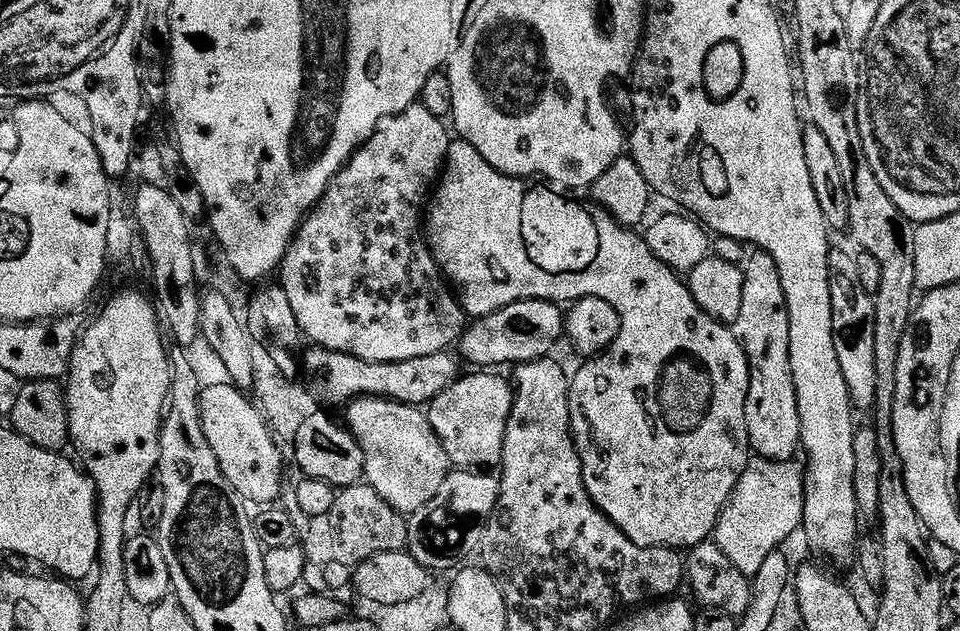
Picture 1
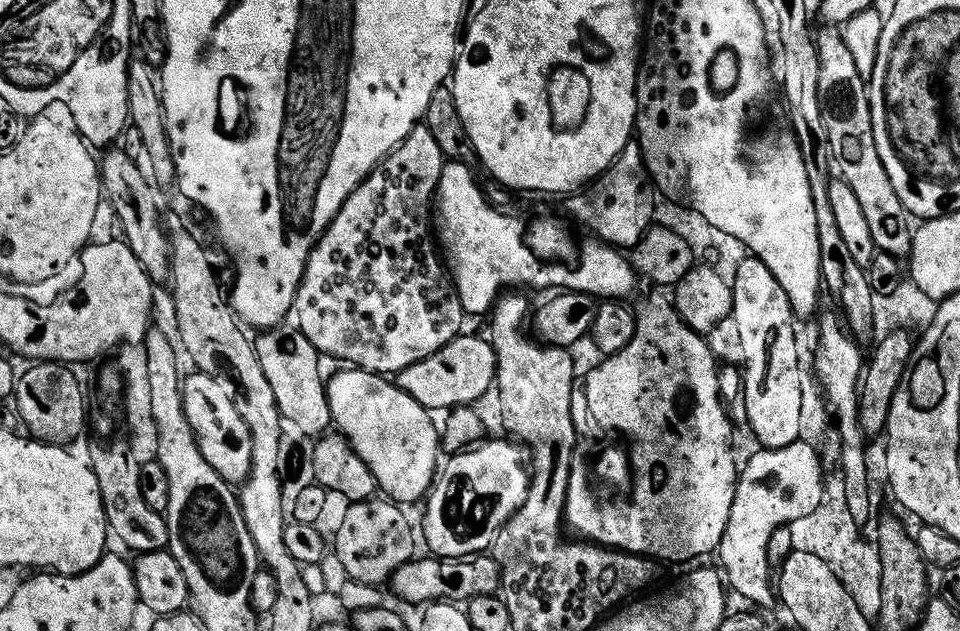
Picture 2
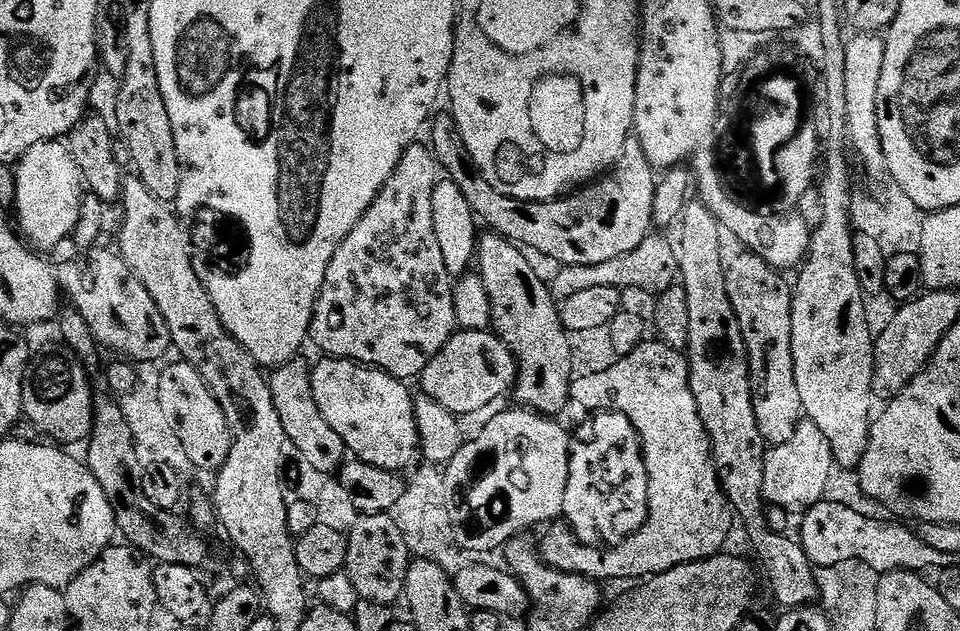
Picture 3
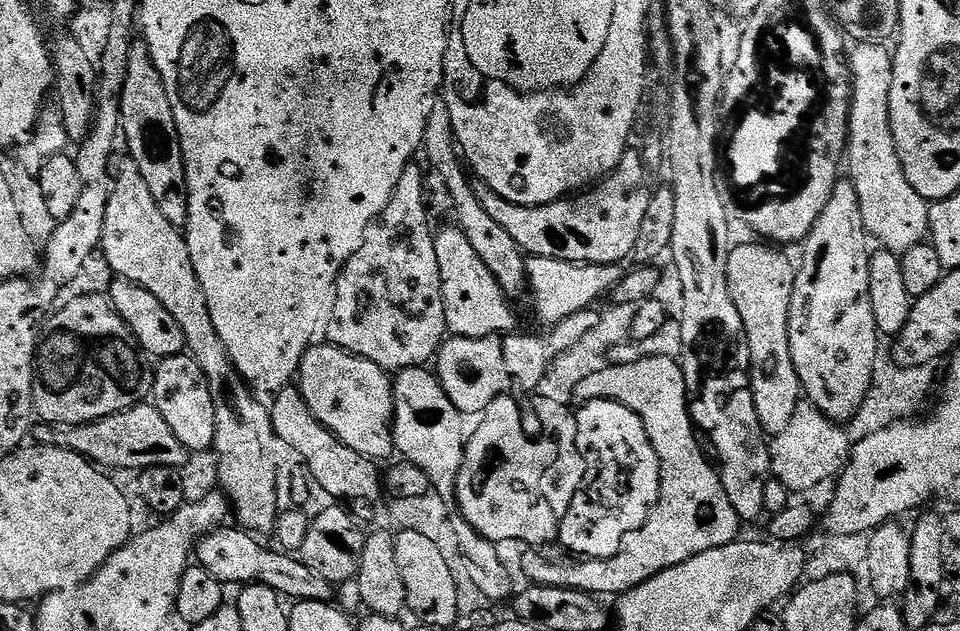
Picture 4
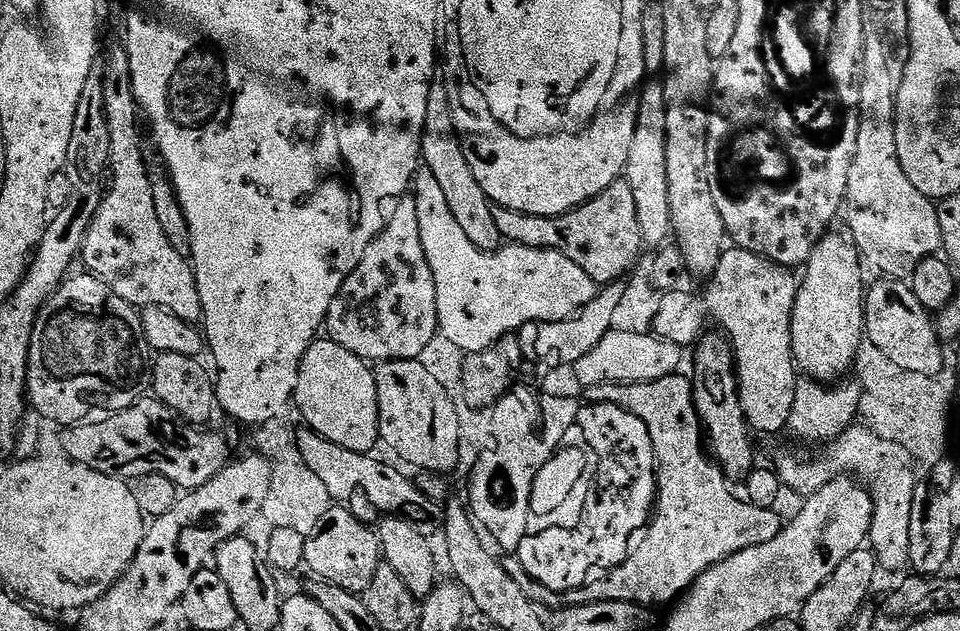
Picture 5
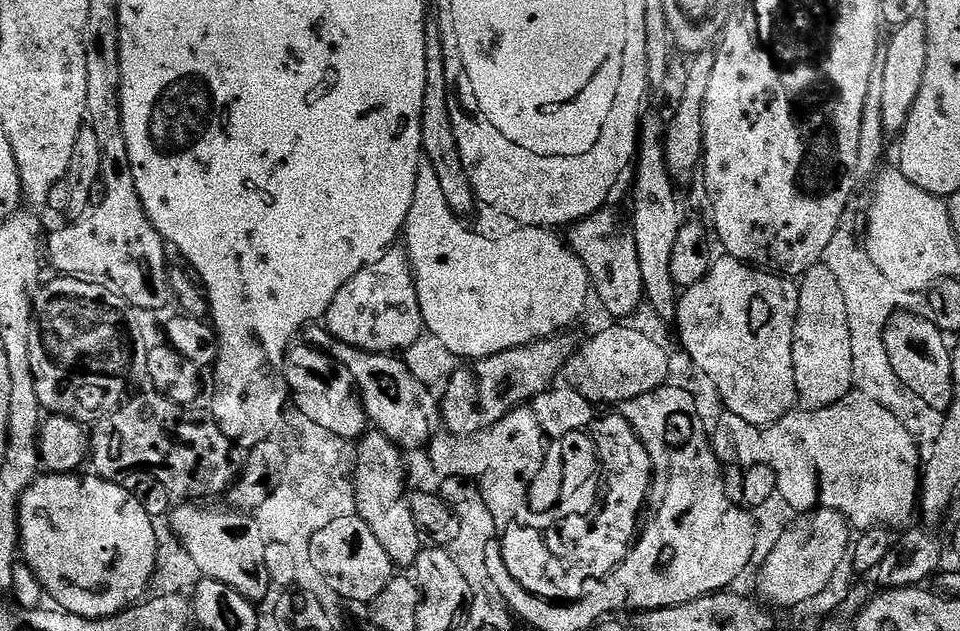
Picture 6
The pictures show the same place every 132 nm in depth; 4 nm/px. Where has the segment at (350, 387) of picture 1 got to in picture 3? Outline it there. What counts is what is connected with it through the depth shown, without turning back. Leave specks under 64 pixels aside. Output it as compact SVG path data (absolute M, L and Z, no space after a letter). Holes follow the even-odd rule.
M460 330L452 335L446 342L446 346L442 346L442 350L438 350L438 354L420 373L418 383L424 387L423 395L428 396L455 417L464 418L471 412L480 412L483 408L490 407L503 392L511 393L513 391L516 383L516 359L513 358L512 351L496 337L495 332Z

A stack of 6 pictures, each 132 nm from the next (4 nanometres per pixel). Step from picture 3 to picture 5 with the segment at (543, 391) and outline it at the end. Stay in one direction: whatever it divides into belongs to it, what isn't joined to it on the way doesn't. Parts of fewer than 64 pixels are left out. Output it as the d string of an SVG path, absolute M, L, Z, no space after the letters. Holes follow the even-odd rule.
M443 78L433 79L430 86L430 98L426 102L426 122L424 137L420 143L423 163L442 182L442 190L446 194L446 202L458 218L458 226L466 233L466 238L474 242L483 252L494 252L501 247L502 237L498 230L498 222L494 222L493 203L488 195L478 186L478 178L474 178L474 170L470 170L470 162L466 162L464 146L454 126L454 114L450 106L450 94Z

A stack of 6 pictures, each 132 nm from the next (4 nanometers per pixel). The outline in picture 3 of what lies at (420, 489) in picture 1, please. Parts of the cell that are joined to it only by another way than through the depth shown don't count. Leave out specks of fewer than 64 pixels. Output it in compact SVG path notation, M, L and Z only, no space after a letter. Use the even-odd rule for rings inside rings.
M335 358L321 359L320 365L312 368L312 389L314 390L314 402L318 402L318 410L322 410L322 418L326 418L326 422L330 422L330 426L334 429L334 434L338 434L338 438L342 438L345 449L355 459L366 462L370 466L378 466L382 470L390 470L391 472L403 473L404 467L417 458L418 449L420 448L419 428L415 422L414 396L408 393L409 385L405 381L396 379L389 372L382 372L379 368L369 368L367 364L356 364L352 360L337 360Z

